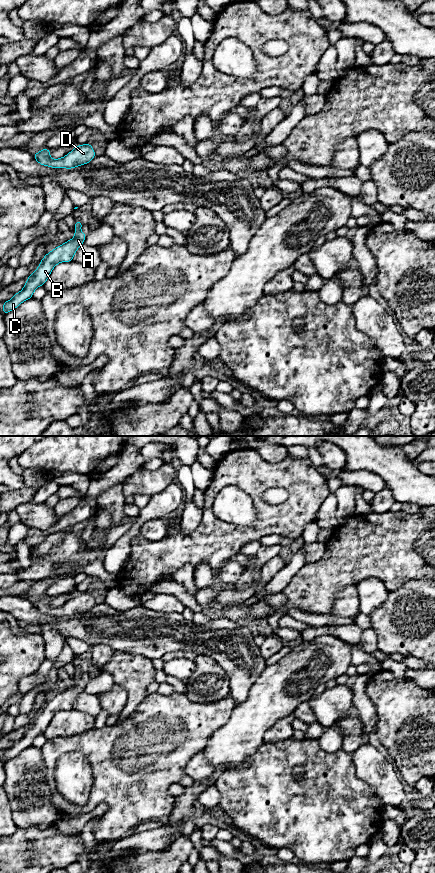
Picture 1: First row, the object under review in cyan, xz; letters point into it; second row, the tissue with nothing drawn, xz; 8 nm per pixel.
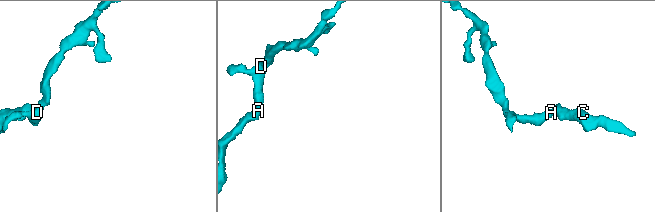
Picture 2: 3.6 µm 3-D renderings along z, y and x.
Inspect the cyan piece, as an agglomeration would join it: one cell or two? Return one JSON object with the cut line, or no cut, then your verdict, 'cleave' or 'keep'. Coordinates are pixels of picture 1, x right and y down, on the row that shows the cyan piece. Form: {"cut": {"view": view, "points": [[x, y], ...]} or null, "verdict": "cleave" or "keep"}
{"cut": null, "verdict": "keep"}

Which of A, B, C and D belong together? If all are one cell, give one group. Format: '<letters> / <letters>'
A B C D

